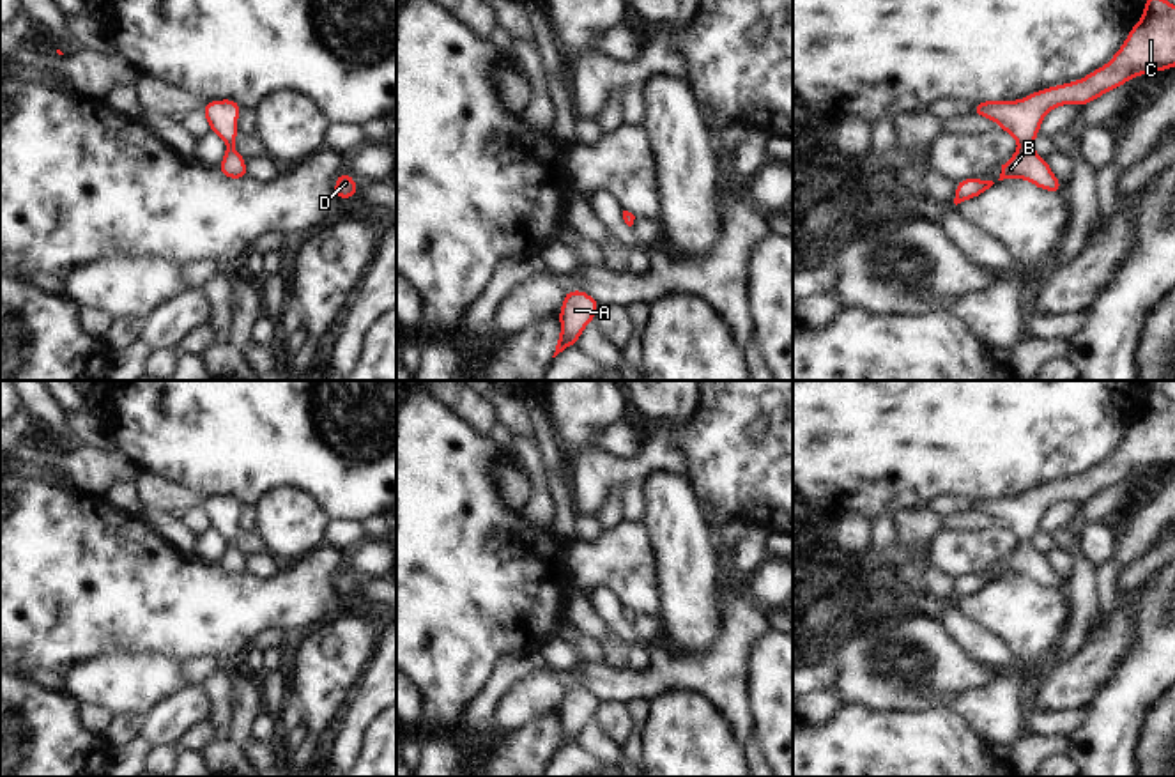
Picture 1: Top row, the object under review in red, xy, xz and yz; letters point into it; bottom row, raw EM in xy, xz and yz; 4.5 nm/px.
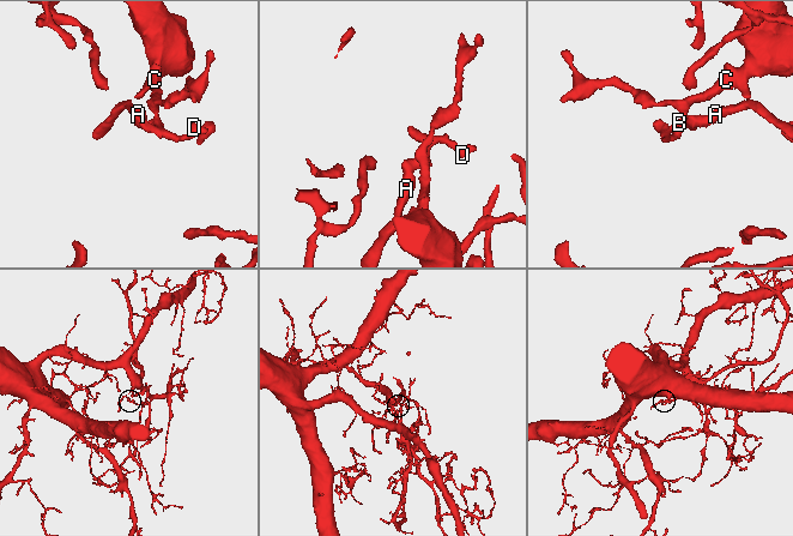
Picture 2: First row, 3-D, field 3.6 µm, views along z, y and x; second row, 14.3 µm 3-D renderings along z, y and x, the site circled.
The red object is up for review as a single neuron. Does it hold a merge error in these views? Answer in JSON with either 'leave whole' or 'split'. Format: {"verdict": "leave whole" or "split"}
{"verdict": "leave whole"}

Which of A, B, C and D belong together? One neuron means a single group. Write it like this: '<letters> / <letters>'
A B C D

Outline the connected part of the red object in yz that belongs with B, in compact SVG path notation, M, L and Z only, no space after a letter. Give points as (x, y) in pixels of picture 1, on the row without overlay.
M1148 391L1141 416L1106 462L1078 478L1048 483L1019 497L973 501L973 512L996 517L998 524L1019 540L1018 549L1002 561L998 577L1026 575L1041 586L1060 589L1062 579L1032 543L1046 510L1062 501L1087 503L1131 474L1166 467L1171 462L1175 462L1175 402L1159 391Z

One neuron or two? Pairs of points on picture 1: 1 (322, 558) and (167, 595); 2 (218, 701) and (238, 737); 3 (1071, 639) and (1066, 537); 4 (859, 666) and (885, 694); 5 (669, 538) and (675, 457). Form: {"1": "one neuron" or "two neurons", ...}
{"1": "one neuron", "2": "two neurons", "3": "one neuron", "4": "one neuron", "5": "two neurons"}

